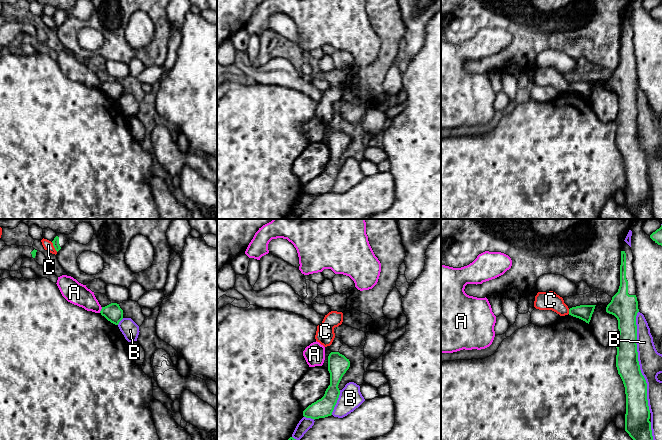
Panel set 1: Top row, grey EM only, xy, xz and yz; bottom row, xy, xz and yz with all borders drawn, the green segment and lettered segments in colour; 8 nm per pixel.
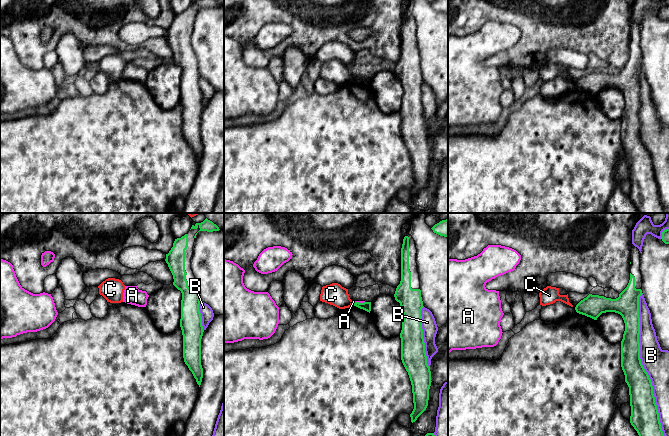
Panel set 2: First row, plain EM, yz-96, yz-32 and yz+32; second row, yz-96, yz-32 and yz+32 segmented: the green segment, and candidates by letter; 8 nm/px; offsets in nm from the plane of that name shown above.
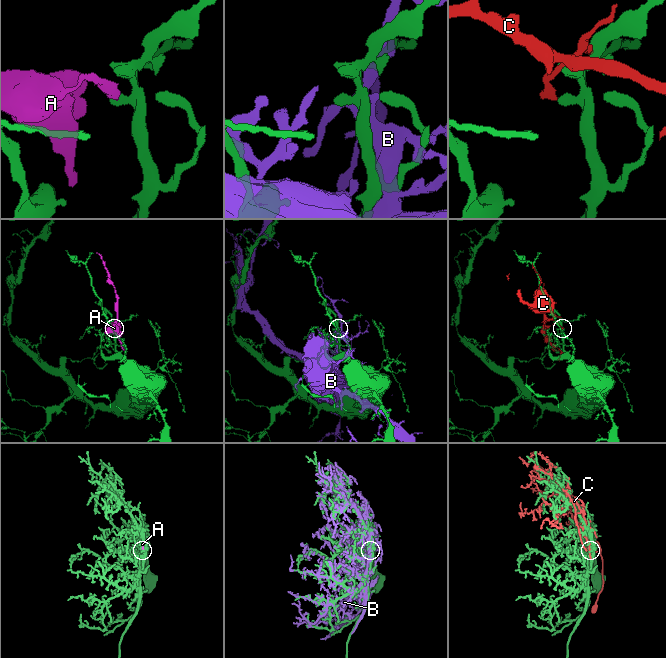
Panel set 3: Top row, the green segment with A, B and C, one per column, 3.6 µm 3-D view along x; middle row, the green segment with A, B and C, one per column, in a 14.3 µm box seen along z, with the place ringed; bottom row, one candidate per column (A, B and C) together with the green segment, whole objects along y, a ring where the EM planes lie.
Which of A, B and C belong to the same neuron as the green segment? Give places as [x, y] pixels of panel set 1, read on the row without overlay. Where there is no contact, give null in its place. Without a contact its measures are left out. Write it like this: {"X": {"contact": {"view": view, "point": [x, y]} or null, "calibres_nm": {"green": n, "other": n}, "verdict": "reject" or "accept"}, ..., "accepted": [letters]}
{"A": {"contact": {"view": "xy", "point": [101, 86]}, "calibres_nm": {"green": 140, "other": 180}, "verdict": "reject"}, "B": {"contact": {"view": "yz", "point": [638, 138]}, "calibres_nm": {"green": 180, "other": 190}, "verdict": "reject"}, "C": {"contact": {"view": "xy", "point": [54, 23]}, "calibres_nm": {"green": 50, "other": 80}, "verdict": "reject"}, "accepted": []}

